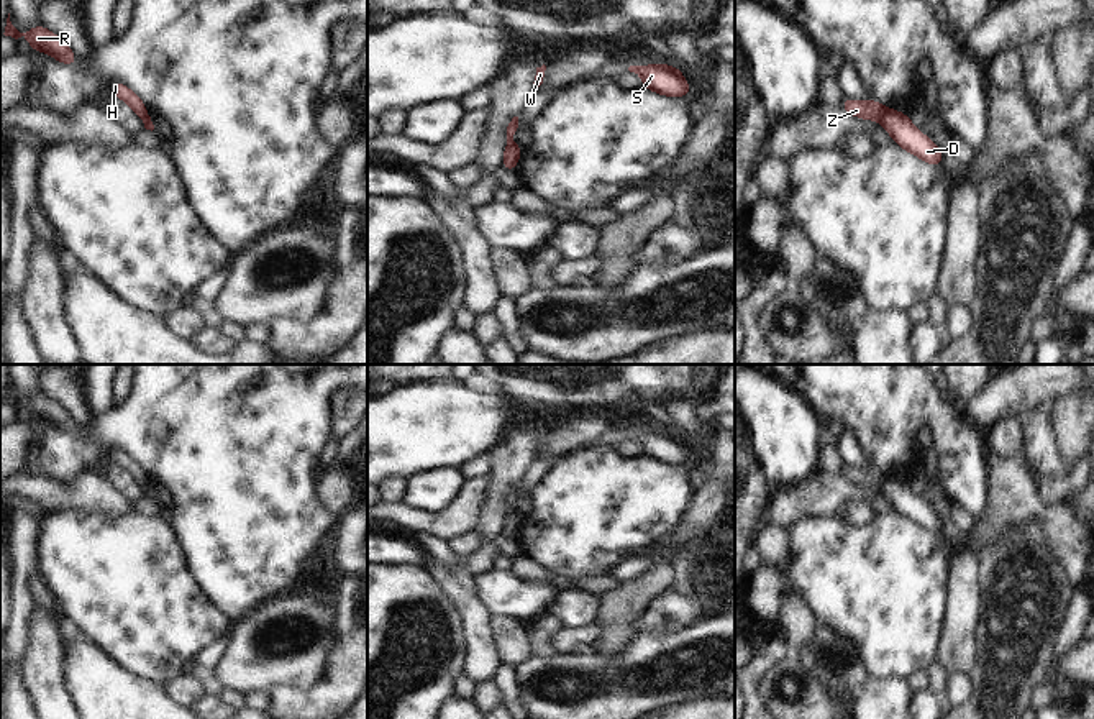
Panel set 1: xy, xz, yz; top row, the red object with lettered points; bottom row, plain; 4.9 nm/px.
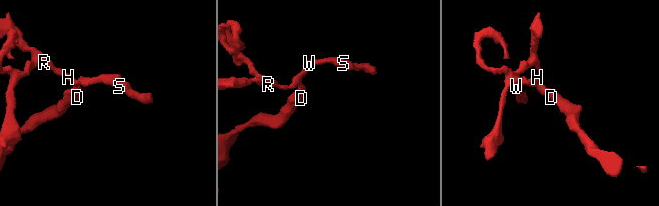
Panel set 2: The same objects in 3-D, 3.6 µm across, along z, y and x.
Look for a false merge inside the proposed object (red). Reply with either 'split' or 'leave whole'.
split

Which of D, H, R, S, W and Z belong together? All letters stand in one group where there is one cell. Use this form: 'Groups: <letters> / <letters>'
Groups: D / H R S W Z

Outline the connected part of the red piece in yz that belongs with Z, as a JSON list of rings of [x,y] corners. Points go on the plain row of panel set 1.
[[[845,465],[841,469],[841,478],[851,481],[856,486],[863,488],[881,488],[887,479],[886,473],[868,466],[866,469],[856,469],[850,465]]]

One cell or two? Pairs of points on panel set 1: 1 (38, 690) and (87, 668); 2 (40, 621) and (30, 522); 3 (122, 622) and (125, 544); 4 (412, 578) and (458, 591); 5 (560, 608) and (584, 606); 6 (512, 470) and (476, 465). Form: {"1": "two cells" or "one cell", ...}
{"1": "two cells", "2": "two cells", "3": "one cell", "4": "two cells", "5": "one cell", "6": "two cells"}

